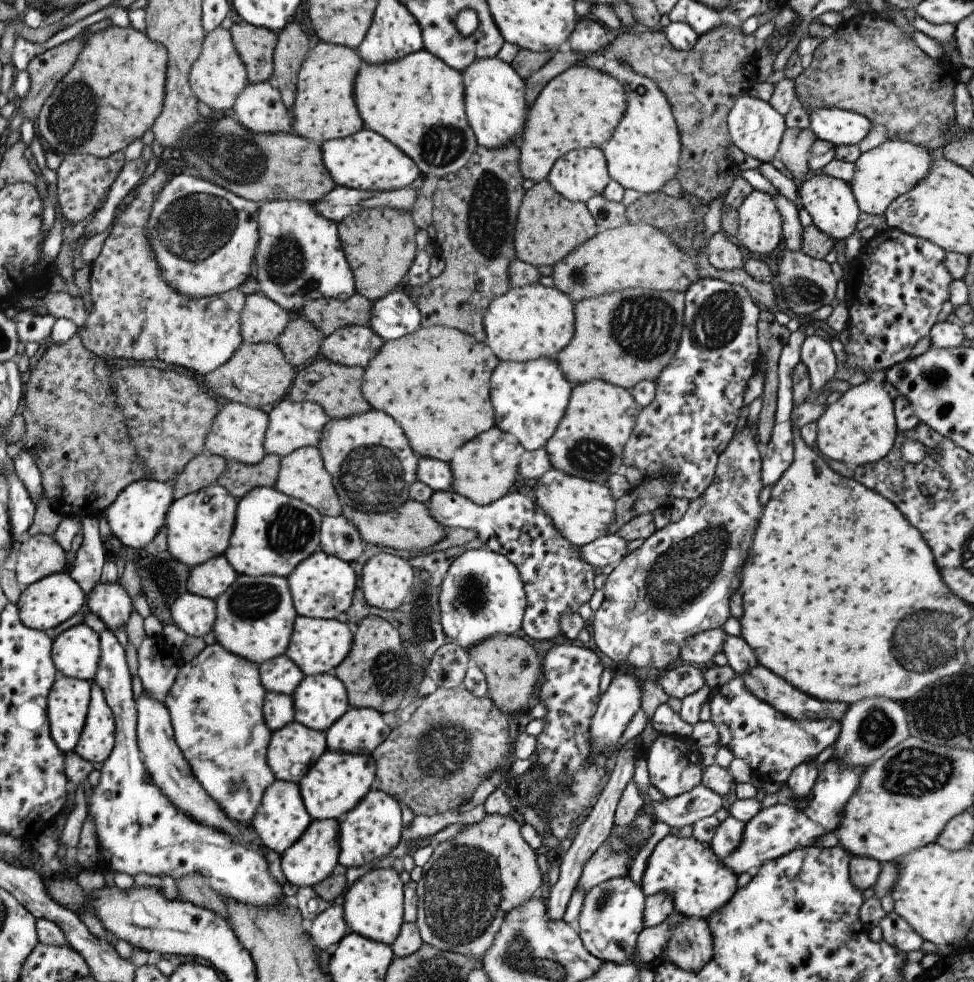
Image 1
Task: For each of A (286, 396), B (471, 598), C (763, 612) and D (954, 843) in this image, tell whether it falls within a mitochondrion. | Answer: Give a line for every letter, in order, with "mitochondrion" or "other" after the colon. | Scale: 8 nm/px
A: other
B: mitochondrion
C: other
D: other

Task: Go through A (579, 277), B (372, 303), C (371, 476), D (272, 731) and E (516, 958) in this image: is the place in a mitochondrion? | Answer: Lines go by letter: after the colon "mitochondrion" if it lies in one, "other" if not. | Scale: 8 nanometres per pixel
A: mitochondrion
B: other
C: mitochondrion
D: other
E: mitochondrion

